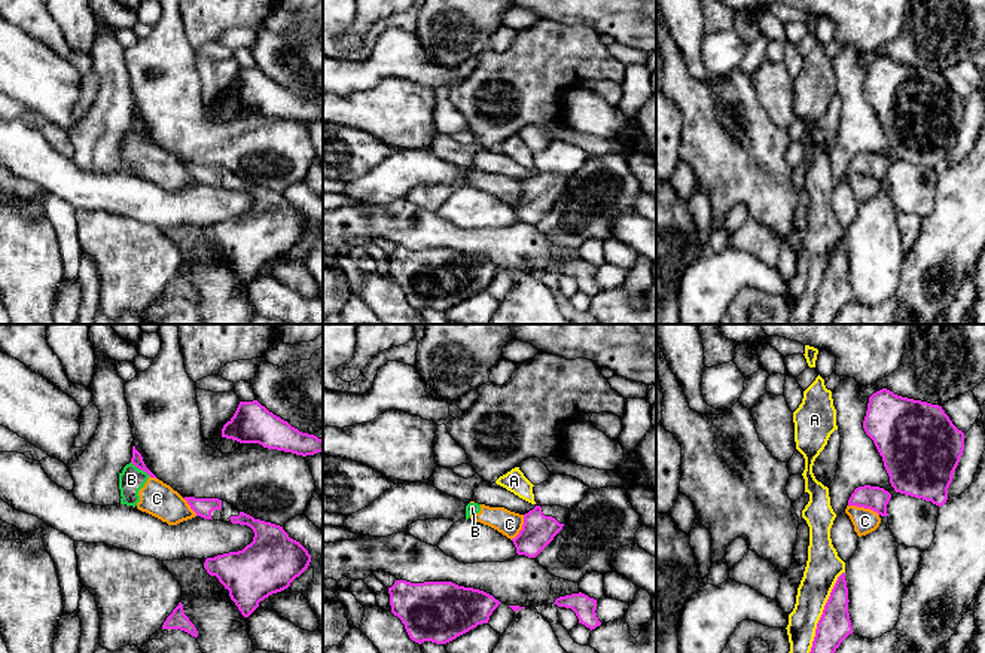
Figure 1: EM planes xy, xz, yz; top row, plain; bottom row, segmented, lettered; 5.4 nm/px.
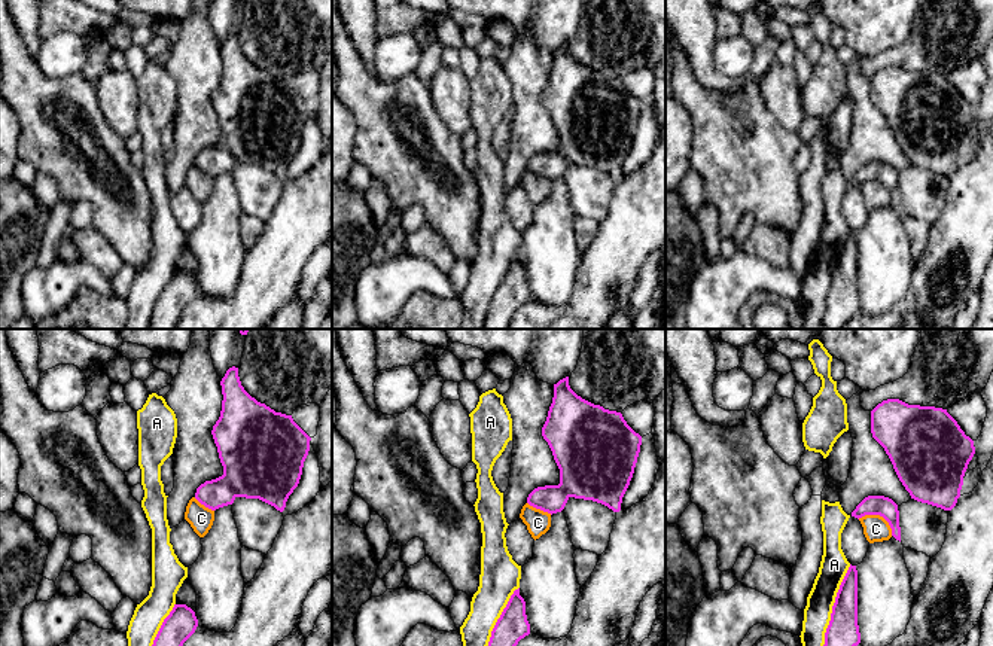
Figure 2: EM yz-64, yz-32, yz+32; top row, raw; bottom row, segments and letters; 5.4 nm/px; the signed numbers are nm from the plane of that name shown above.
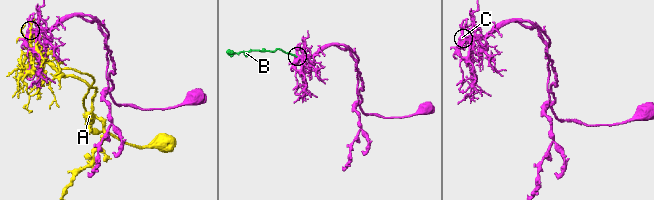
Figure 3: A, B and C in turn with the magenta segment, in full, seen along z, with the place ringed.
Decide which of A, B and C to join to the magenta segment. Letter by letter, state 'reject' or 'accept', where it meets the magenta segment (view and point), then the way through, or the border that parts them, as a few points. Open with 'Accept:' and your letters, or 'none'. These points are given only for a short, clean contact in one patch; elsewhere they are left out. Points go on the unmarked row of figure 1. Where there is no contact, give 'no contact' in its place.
Accept: none
A: reject; meets magenta in yz at (822, 281)
B: reject; meets magenta in xy at (140, 136); border along xy (131, 128), (149, 142)
C: reject; meets magenta in yz at (863, 173); border along yz (848, 171), (869, 174), (878, 182)

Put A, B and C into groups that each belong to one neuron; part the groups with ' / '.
A / B C

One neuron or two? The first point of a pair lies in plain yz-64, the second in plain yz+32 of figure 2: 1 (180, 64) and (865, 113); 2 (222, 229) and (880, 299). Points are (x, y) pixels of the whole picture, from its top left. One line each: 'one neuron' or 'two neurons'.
1: one neuron
2: one neuron

